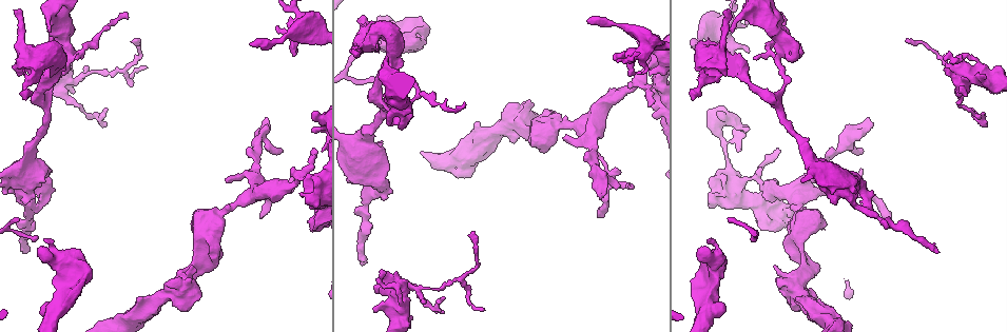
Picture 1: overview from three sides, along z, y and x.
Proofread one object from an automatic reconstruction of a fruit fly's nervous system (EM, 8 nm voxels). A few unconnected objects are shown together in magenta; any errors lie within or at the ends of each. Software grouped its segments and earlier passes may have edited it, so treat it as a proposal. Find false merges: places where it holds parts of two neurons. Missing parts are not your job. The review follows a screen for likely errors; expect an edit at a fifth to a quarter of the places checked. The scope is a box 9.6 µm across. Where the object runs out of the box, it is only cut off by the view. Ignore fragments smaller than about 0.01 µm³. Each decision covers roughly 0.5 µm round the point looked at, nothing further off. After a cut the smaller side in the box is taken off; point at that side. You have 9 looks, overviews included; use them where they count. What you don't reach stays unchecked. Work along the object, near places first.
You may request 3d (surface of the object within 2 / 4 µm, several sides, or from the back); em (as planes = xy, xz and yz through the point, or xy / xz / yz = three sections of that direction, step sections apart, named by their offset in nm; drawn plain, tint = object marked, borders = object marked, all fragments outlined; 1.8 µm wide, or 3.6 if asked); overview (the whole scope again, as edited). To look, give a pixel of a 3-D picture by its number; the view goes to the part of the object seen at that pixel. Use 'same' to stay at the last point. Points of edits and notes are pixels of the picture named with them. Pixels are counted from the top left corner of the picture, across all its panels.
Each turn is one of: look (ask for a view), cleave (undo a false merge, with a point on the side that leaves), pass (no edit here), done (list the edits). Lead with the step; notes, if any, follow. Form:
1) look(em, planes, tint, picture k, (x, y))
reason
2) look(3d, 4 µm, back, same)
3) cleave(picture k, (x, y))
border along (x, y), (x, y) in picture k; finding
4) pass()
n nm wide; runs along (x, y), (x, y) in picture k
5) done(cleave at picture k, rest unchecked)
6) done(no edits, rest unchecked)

look(3d, 2 µm, picture 1, (35, 59))
four or more arms meet

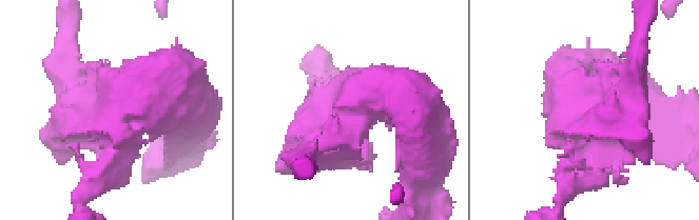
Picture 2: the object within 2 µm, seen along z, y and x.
look(em, planes, tint, picture 2, (595, 110))
4 arms; now the EM

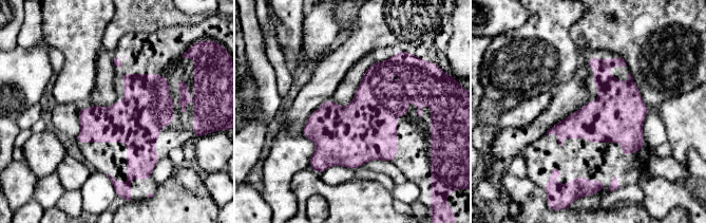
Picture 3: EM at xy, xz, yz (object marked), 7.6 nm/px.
pass()
all the same neuron

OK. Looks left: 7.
look(em, planes, tint, picture 1, (403, 290))

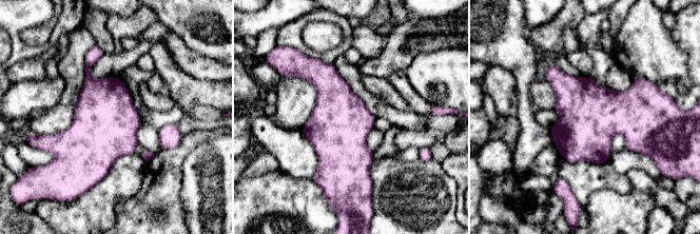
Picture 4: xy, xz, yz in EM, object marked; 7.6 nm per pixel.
pass()
one neuron here

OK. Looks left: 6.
look(3d, 4 µm, picture 1, (846, 142))
thick turns thin

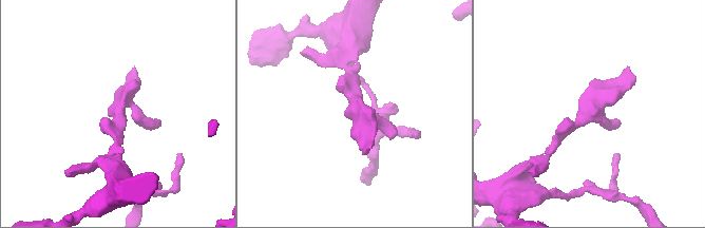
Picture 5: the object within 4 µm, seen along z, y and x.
look(em, planes, tint, picture 5, (119, 109))
shape alone is not enough

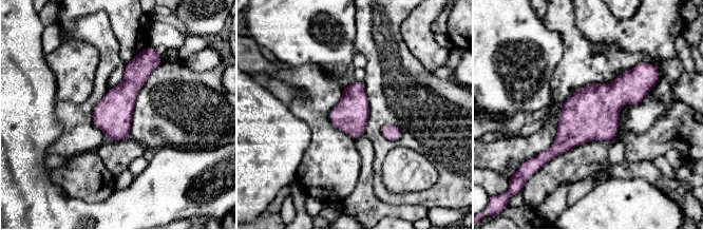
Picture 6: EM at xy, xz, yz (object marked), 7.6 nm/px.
pass()
one neuron here

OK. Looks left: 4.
look(3d, 4 µm, picture 1, (610, 21))
thin neck

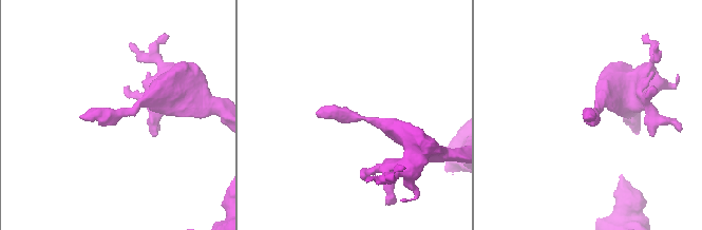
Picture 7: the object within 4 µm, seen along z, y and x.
look(em, xz, step 8, tint, picture 7, (594, 113))

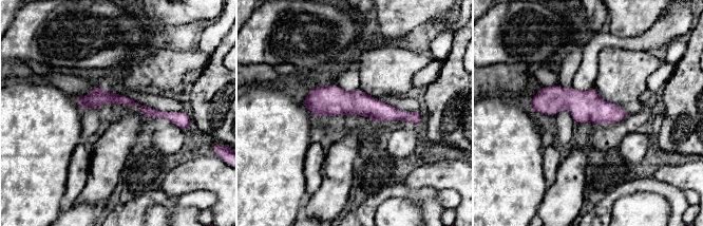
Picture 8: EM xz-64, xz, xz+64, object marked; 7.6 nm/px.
pass()
runs along (306, 102), (359, 102), (417, 119) in picture 8; continuous, no second neuron

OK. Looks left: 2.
done(no edits, rest unchecked)

